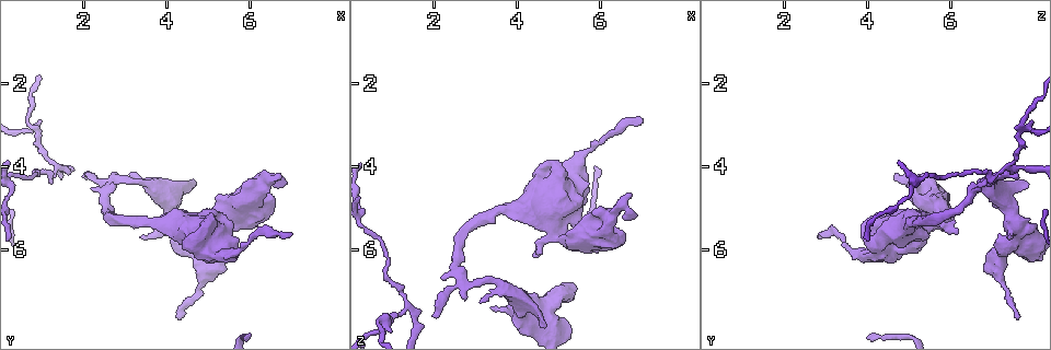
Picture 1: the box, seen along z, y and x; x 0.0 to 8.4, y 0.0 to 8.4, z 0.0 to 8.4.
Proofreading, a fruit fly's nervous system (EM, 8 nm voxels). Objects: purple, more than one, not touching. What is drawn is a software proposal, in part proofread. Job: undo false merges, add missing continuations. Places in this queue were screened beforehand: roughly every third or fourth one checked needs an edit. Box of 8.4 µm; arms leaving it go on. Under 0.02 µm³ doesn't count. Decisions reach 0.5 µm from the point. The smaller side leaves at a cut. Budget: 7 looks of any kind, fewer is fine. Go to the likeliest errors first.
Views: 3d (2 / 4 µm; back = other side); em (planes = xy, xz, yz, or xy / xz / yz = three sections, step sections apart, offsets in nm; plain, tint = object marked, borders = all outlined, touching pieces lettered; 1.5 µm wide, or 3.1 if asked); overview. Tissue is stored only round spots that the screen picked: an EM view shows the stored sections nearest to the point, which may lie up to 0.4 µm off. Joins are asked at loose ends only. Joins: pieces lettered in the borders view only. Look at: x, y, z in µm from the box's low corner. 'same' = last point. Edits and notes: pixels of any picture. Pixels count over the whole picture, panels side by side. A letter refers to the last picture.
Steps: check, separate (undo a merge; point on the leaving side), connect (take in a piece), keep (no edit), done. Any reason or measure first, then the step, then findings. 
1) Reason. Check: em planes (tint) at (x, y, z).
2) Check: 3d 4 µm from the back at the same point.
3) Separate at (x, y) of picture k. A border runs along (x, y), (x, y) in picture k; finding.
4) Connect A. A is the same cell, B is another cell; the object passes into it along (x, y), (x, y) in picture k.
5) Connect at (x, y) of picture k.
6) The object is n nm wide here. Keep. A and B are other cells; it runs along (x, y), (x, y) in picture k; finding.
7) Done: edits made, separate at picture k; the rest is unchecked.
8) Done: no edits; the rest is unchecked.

Free end. Check: 3d 2 µm from the back at (4.70, 4.35, 7.85).

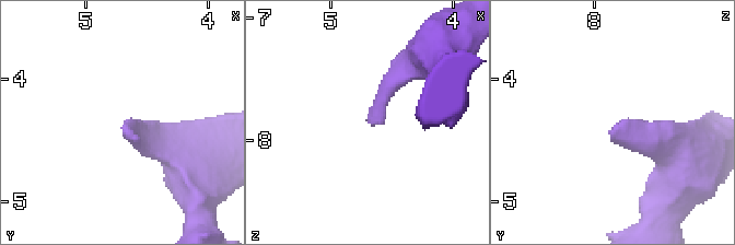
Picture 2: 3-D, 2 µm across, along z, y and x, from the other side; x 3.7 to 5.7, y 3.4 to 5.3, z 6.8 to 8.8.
Check: em planes (borders) at (4.68, 4.34, 7.82).

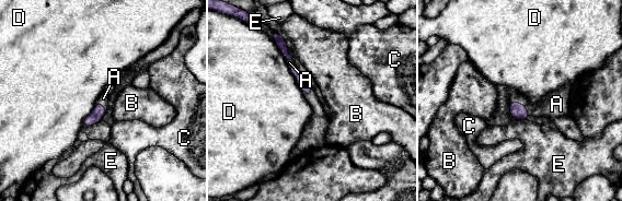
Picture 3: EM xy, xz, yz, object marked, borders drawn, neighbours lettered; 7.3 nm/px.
Connect A. A is the same cell, B, C, D and E are other cells; it goes on there.

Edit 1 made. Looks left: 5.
Redraw. Check: overview.

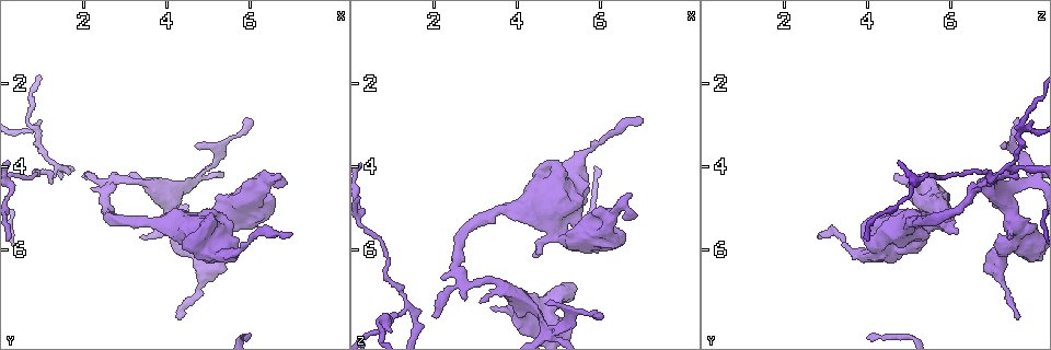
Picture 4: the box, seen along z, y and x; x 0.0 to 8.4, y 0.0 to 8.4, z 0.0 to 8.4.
Branch stops here. Check: 3d 4 µm at (6.75, 4.25, 4.70).

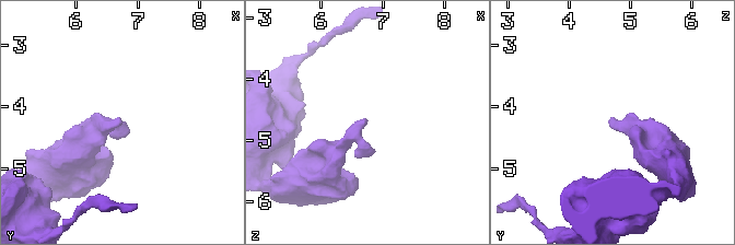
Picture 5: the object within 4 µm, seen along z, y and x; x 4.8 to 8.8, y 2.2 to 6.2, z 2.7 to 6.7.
Now the EM. Check: em planes (borders) at (6.75, 4.20, 4.70).

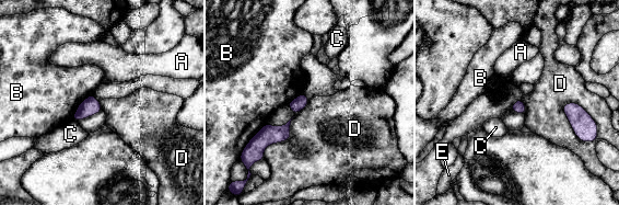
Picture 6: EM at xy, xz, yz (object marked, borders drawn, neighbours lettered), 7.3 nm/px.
The longest contact is with D, 550 nm. Keep. A, B, C, D and E are other cells; no lettered piece goes on from it.

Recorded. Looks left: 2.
Free end. Check: 3d 2 µm at (2.80, 4.10, 7.20).

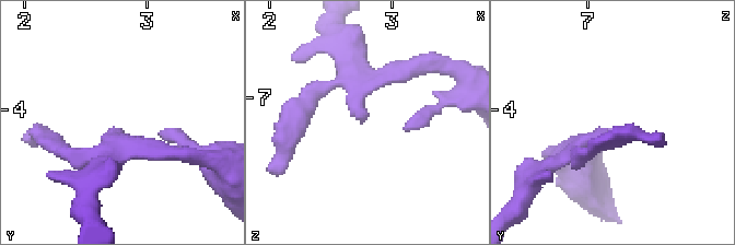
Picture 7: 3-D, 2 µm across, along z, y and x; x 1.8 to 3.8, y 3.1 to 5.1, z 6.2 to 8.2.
Now the EM. Check: em planes (borders) at (2.76, 4.14, 7.18).

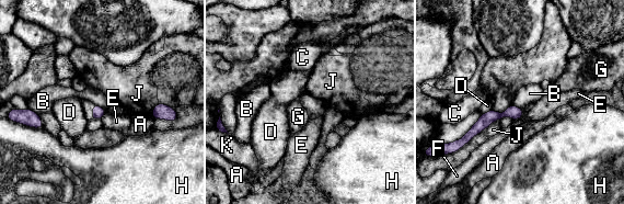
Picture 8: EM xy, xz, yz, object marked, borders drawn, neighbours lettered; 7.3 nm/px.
Connect G. G is the same cell, A, B, C, D, E, F, H, J and K are other cells; the object passes into it along (97, 113), (92, 112), (88, 105) in picture 8; the neuron continues.

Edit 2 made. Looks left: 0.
Done: edits made, connect at picture 3, connect at picture 8; the rest is unchecked.

